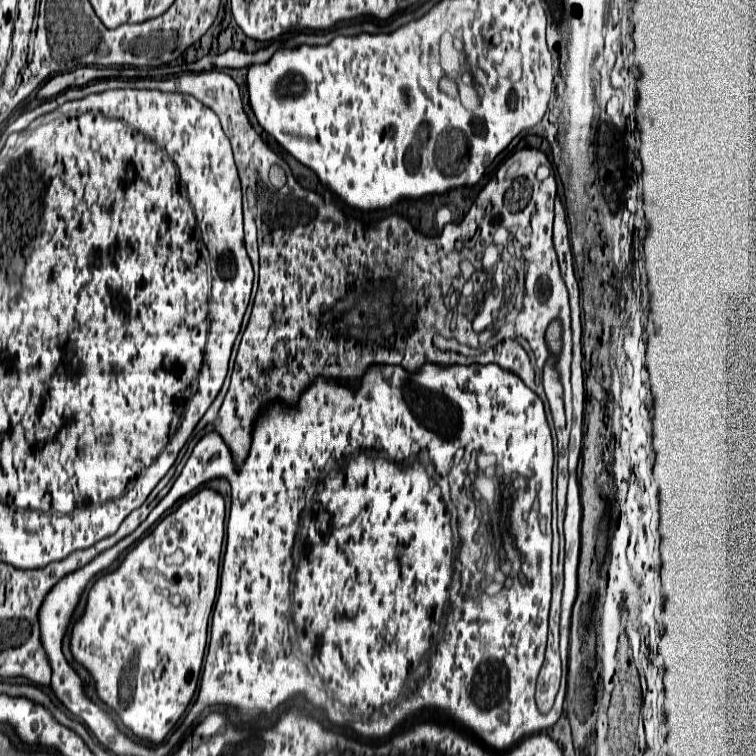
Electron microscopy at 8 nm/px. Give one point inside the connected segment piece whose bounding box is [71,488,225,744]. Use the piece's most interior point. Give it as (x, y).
(128, 612)

